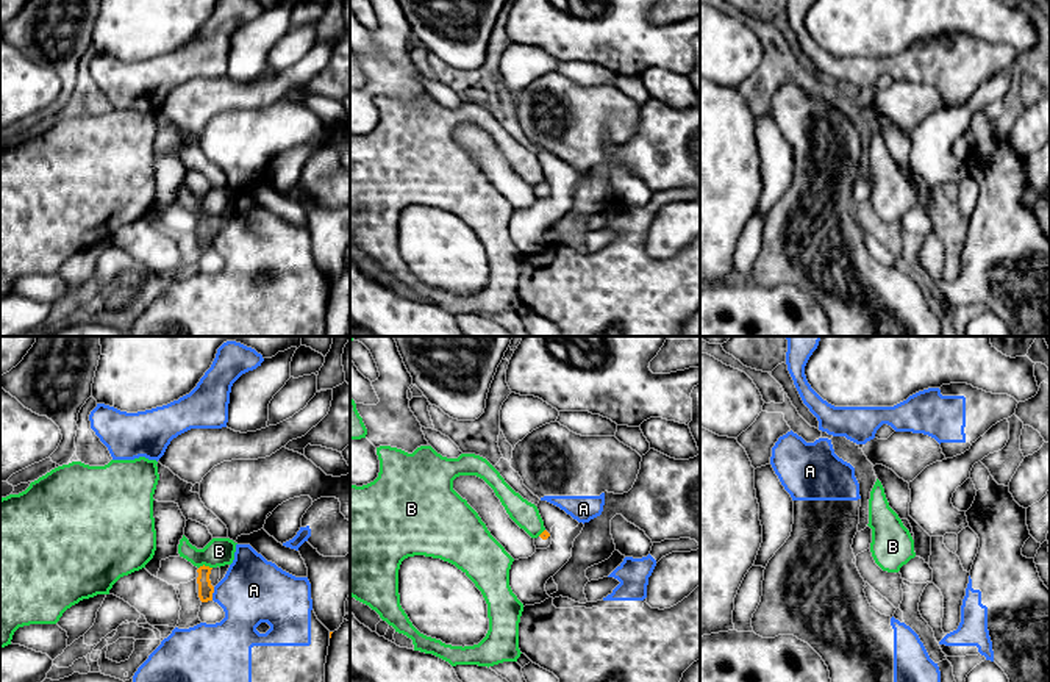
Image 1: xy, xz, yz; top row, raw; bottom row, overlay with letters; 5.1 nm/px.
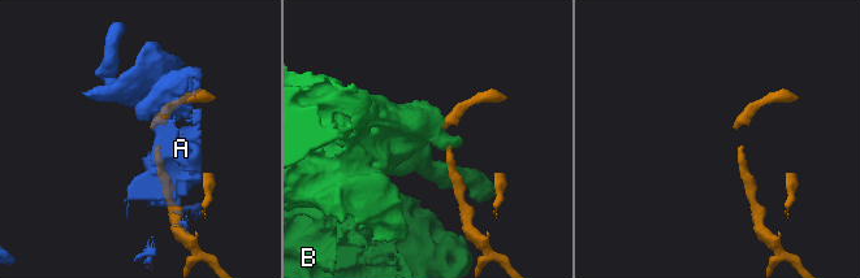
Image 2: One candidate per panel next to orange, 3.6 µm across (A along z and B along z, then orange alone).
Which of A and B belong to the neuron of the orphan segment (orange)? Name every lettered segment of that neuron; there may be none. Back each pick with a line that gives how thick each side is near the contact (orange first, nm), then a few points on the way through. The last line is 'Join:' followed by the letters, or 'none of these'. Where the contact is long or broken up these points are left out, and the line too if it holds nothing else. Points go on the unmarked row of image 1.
Join: none of these

